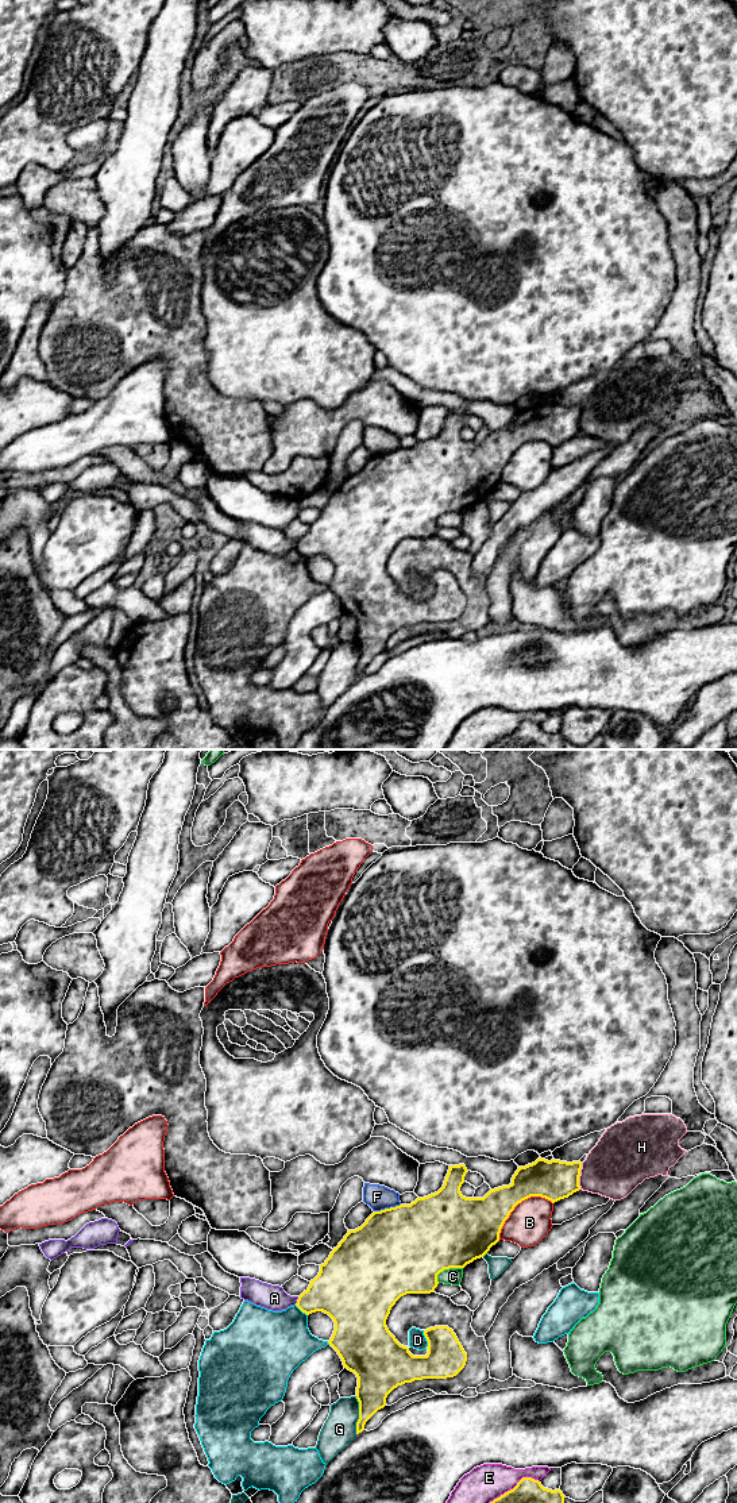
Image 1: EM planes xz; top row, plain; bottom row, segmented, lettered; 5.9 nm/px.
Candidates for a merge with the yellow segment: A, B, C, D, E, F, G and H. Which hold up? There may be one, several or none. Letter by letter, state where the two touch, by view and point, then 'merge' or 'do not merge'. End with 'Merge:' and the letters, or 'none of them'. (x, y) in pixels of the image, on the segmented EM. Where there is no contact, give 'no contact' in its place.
A: xz (297, 1301) | do not merge
B: xz (517, 1203) | do not merge
C: xz (447, 1268) | do not merge
D: xz (427, 1340) | do not merge
E: xz (514, 1487) | do not merge
F: xz (386, 1209) | do not merge
G: xz (359, 1415) | do not merge
H: xz (579, 1175) | do not merge
Merge: none of them

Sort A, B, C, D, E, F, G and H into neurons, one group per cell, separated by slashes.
A / B / C / D / E / F / G / H

